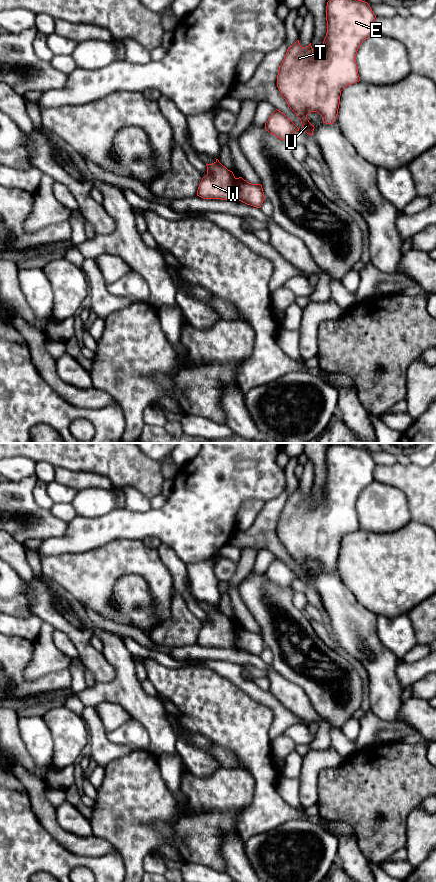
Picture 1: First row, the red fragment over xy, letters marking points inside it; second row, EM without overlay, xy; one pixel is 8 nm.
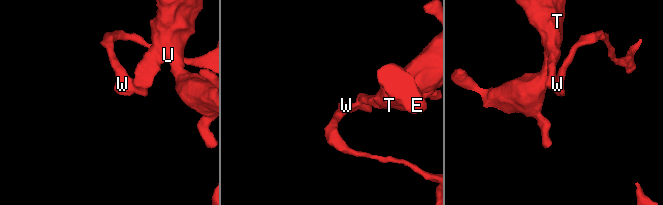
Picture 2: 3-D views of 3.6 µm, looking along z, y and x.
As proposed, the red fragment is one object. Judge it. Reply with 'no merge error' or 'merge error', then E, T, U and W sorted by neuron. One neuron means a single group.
merge error; E T U / W

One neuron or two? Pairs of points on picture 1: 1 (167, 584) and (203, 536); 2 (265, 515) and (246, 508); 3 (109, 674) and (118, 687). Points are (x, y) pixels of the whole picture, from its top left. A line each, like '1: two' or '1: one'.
1: two
2: two
3: two

